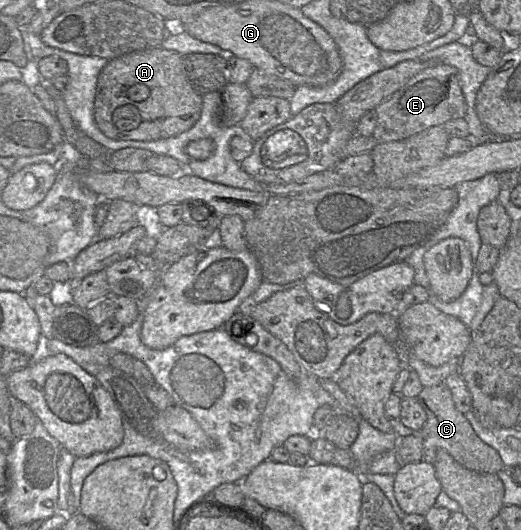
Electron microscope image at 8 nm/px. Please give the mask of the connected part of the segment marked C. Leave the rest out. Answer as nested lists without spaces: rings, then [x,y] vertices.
[[[444,383],[424,387],[417,399],[427,416],[419,432],[423,447],[423,460],[433,464],[437,452],[444,450],[459,464],[471,471],[496,474],[503,468],[503,462],[497,451],[478,437],[465,415],[456,409],[451,391]]]

